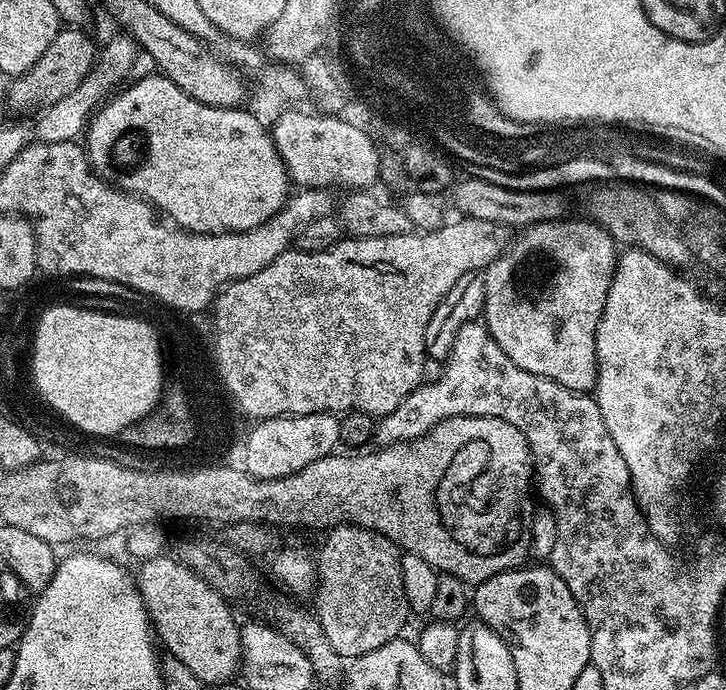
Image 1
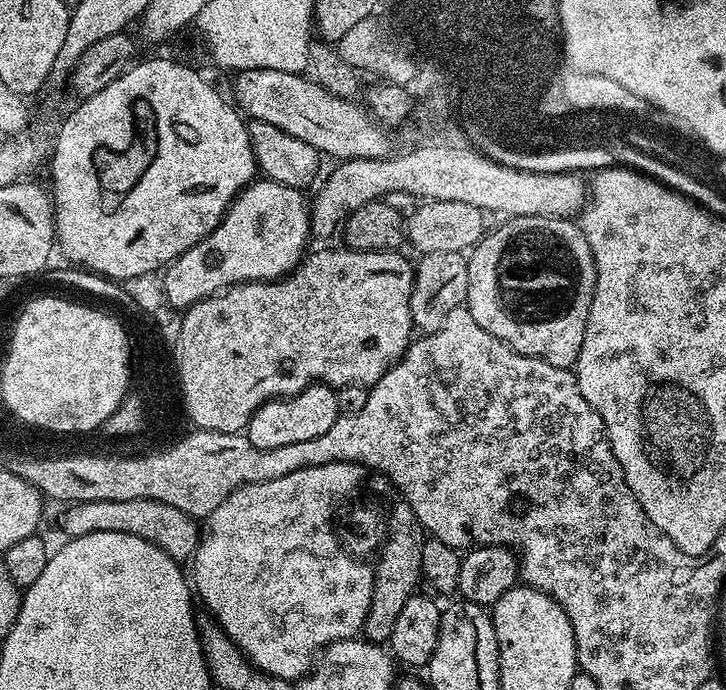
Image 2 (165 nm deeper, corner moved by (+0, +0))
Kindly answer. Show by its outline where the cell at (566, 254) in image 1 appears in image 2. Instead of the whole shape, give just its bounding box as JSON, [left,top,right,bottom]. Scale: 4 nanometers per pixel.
[466,216,596,369]

